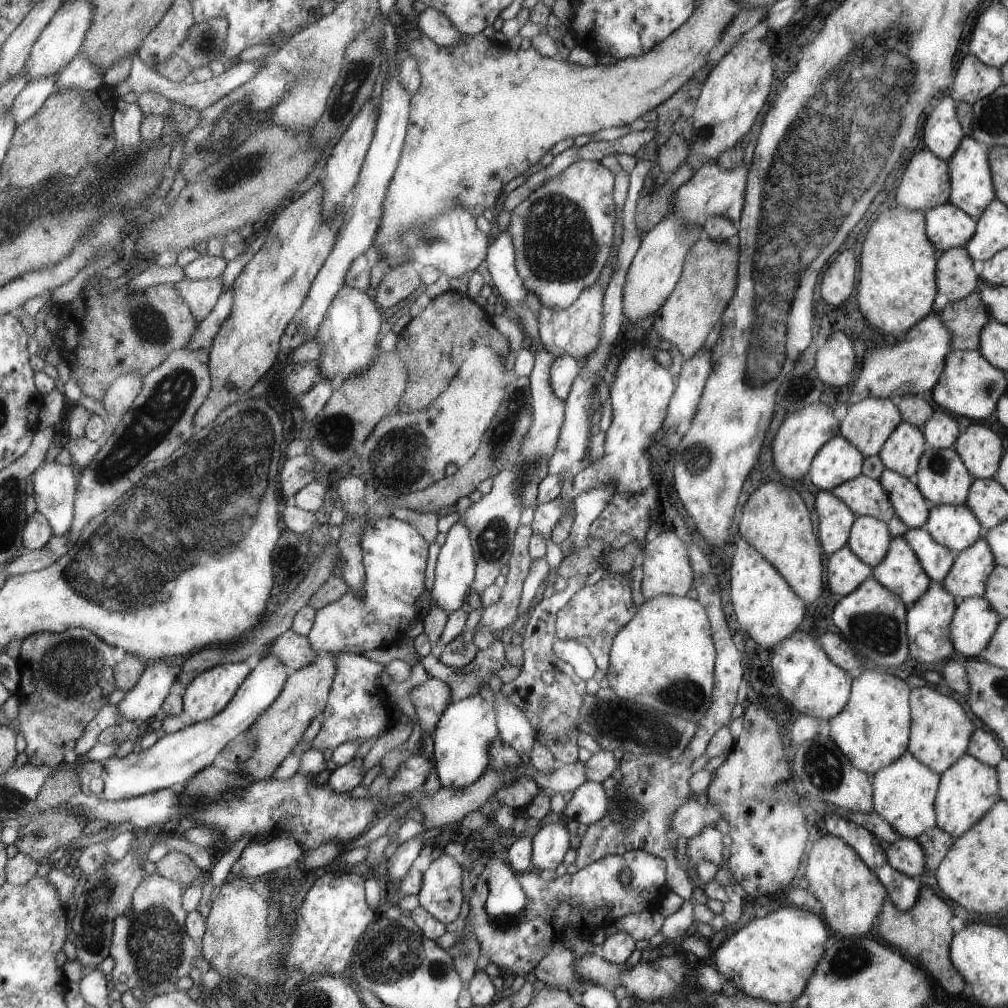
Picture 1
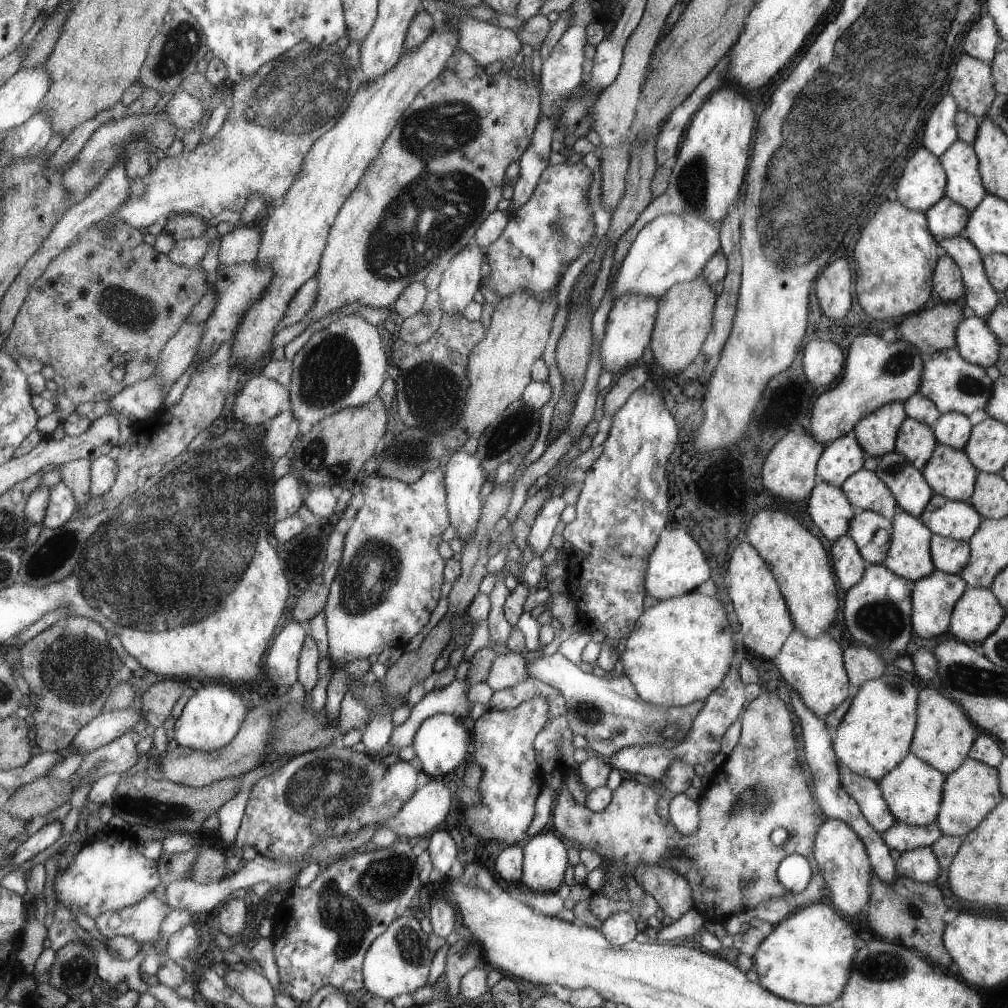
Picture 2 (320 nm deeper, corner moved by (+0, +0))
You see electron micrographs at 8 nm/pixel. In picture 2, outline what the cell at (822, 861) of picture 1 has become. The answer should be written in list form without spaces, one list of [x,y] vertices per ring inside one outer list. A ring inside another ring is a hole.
[[[827,819],[817,829],[813,841],[813,856],[824,868],[823,877],[828,883],[829,896],[835,909],[845,916],[853,916],[869,900],[872,863],[867,848],[856,831],[841,819]]]

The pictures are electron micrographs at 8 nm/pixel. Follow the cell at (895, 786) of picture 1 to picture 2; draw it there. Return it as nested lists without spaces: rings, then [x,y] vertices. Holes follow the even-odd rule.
[[[909,752],[899,765],[881,777],[878,782],[884,801],[888,803],[888,809],[896,817],[896,823],[923,826],[936,822],[937,808],[940,808],[939,800],[943,800],[941,798],[943,780],[945,778],[941,771]]]

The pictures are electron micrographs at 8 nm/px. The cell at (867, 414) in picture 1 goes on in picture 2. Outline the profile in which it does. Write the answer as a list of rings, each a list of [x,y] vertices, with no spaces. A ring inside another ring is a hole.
[[[890,402],[857,421],[852,431],[865,454],[877,459],[894,450],[899,425],[906,416],[904,403]]]

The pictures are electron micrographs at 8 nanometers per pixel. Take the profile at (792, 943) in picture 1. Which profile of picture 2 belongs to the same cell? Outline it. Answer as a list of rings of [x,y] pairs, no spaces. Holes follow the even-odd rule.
[[[816,902],[774,925],[751,958],[765,990],[786,1001],[818,1007],[829,1005],[844,992],[855,956],[855,932],[834,908]]]

